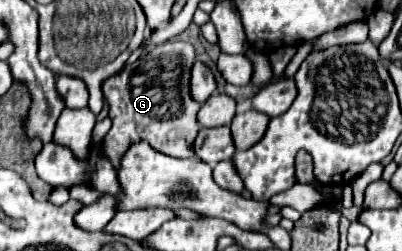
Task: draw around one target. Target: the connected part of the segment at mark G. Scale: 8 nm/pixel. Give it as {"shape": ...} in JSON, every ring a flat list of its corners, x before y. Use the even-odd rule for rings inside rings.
{"shape":[[180,40,166,42,160,46,154,46,150,52,144,52,134,64,126,66,120,74,106,80,104,98,110,102,112,128,102,142,102,152,110,160,114,170,120,168,120,162,122,162,122,156,126,154,126,150,134,142,140,142,140,140,146,140,154,150,158,150,166,156,172,156,172,158,192,158,194,156,194,140,200,130,200,124,196,118,200,104,190,94,190,70,192,70,194,60,196,60,196,52,194,52,192,44,180,42]]}

